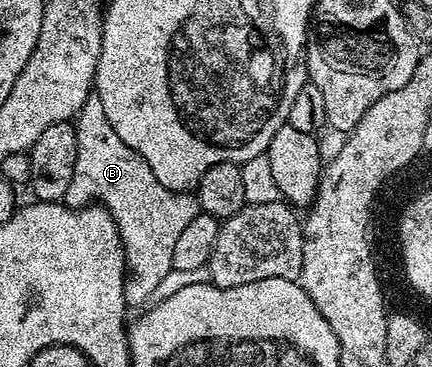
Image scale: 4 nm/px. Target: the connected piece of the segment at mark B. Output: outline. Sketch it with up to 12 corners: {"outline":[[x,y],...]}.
{"outline":[[100,97],[74,118],[63,204],[99,203],[124,244],[125,295],[160,293],[200,204],[118,139]]}

